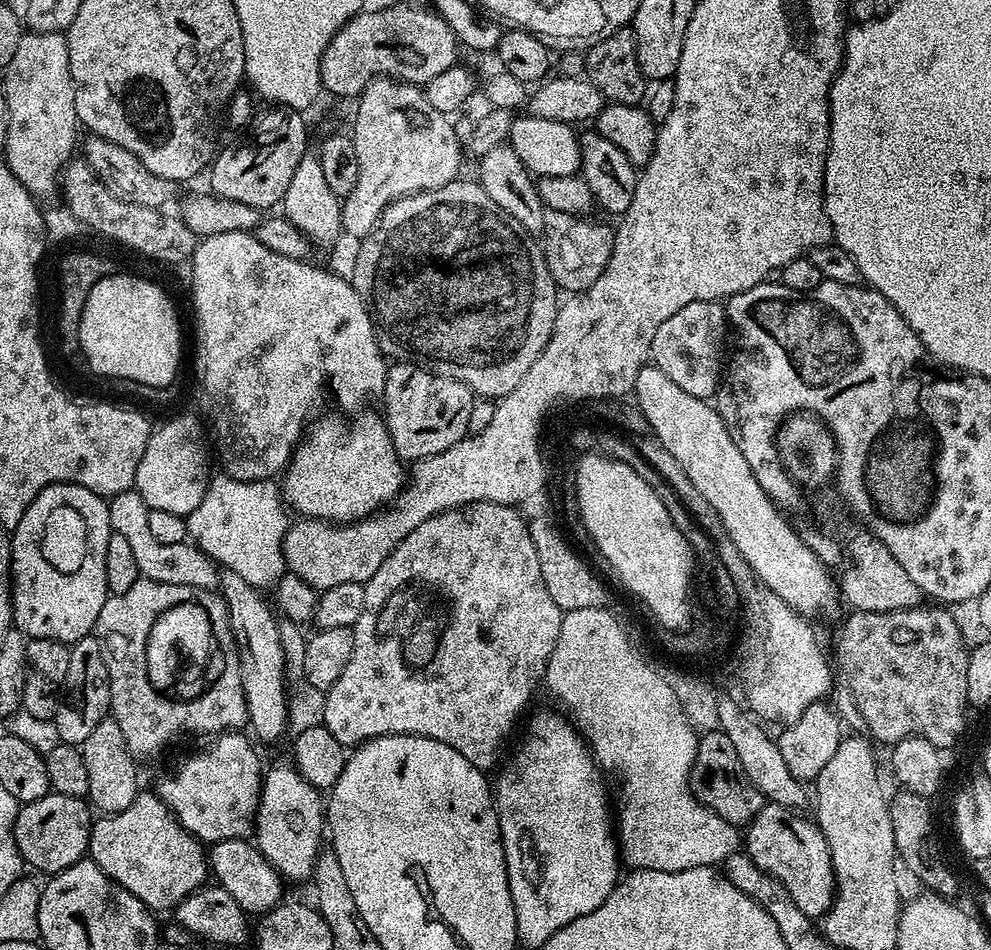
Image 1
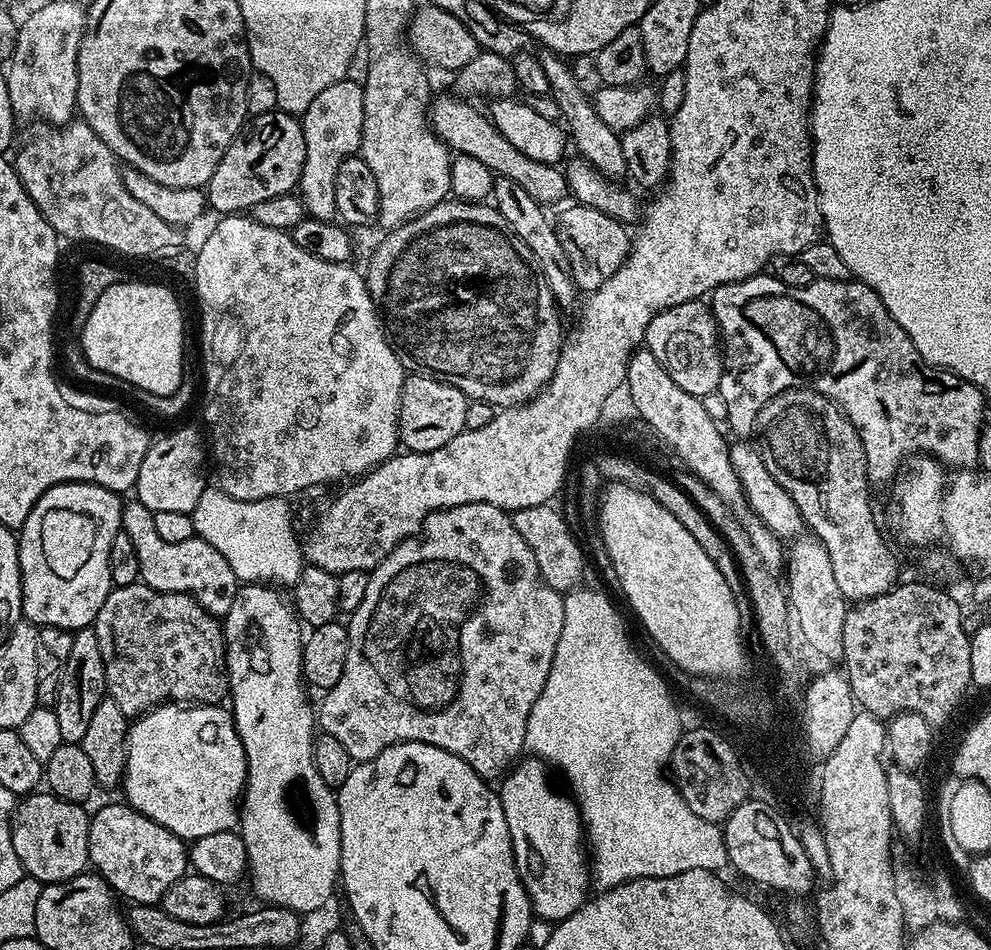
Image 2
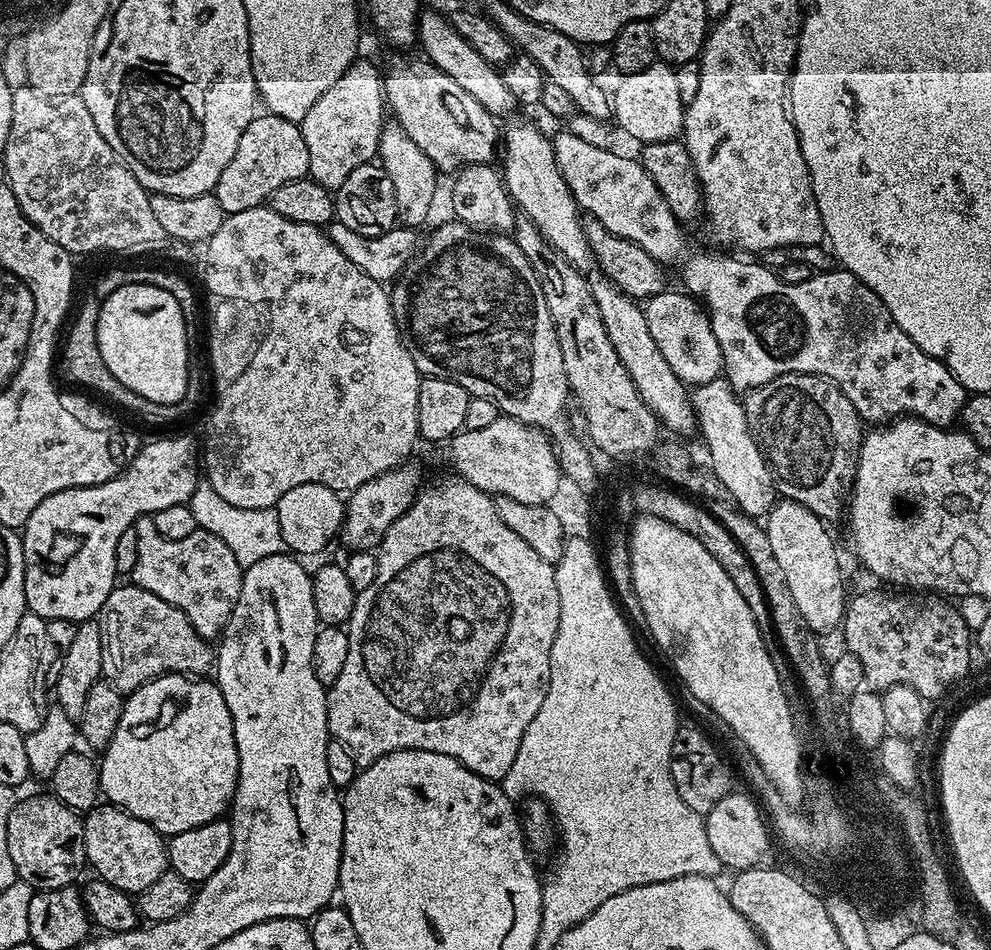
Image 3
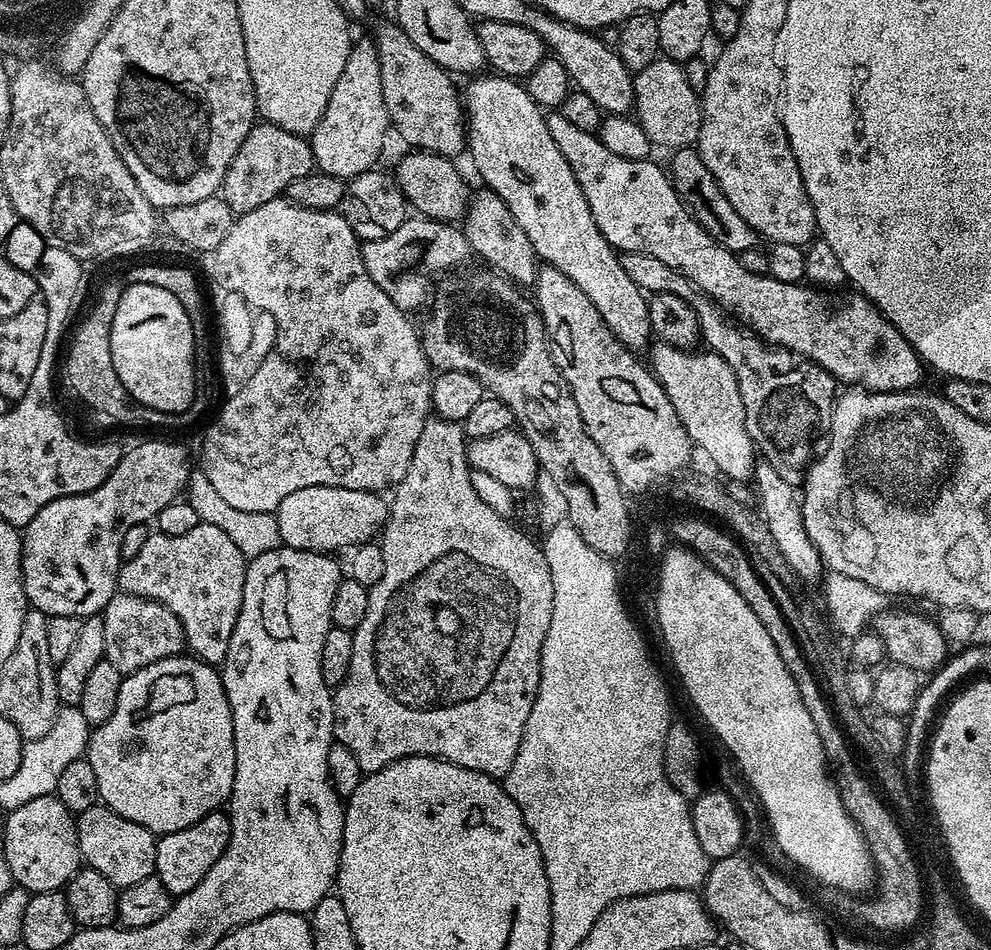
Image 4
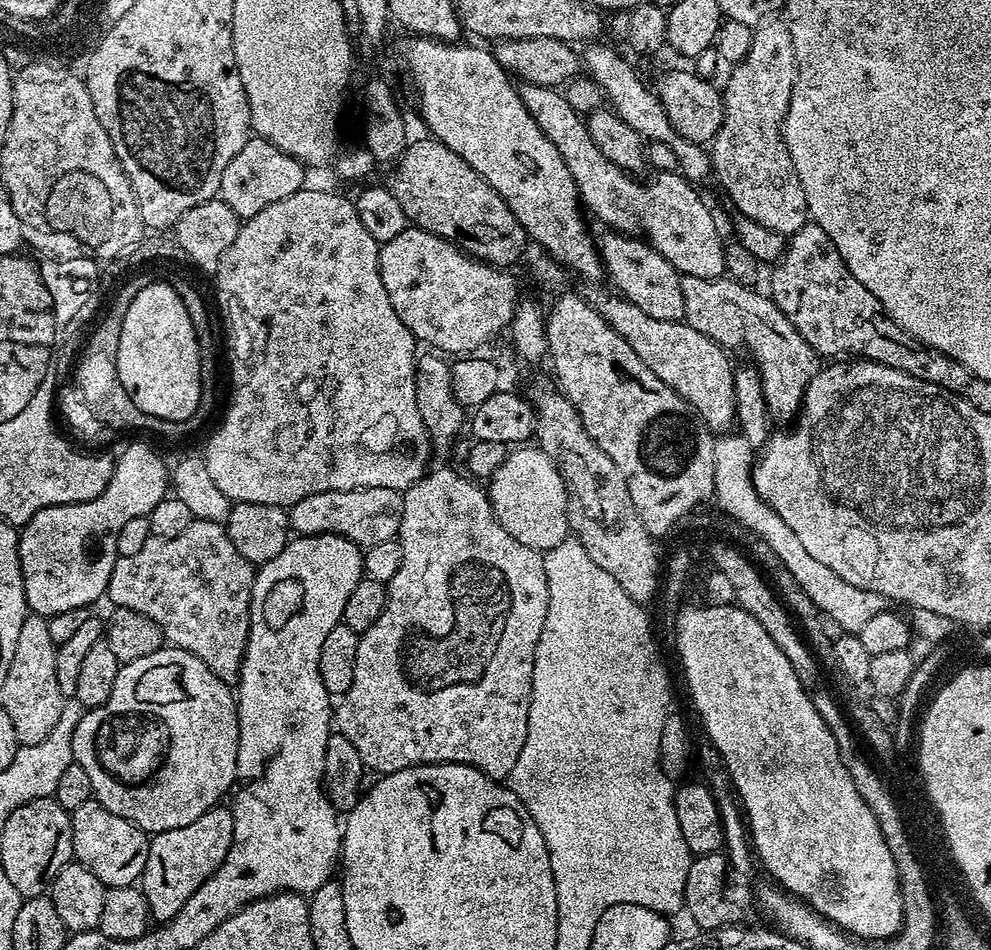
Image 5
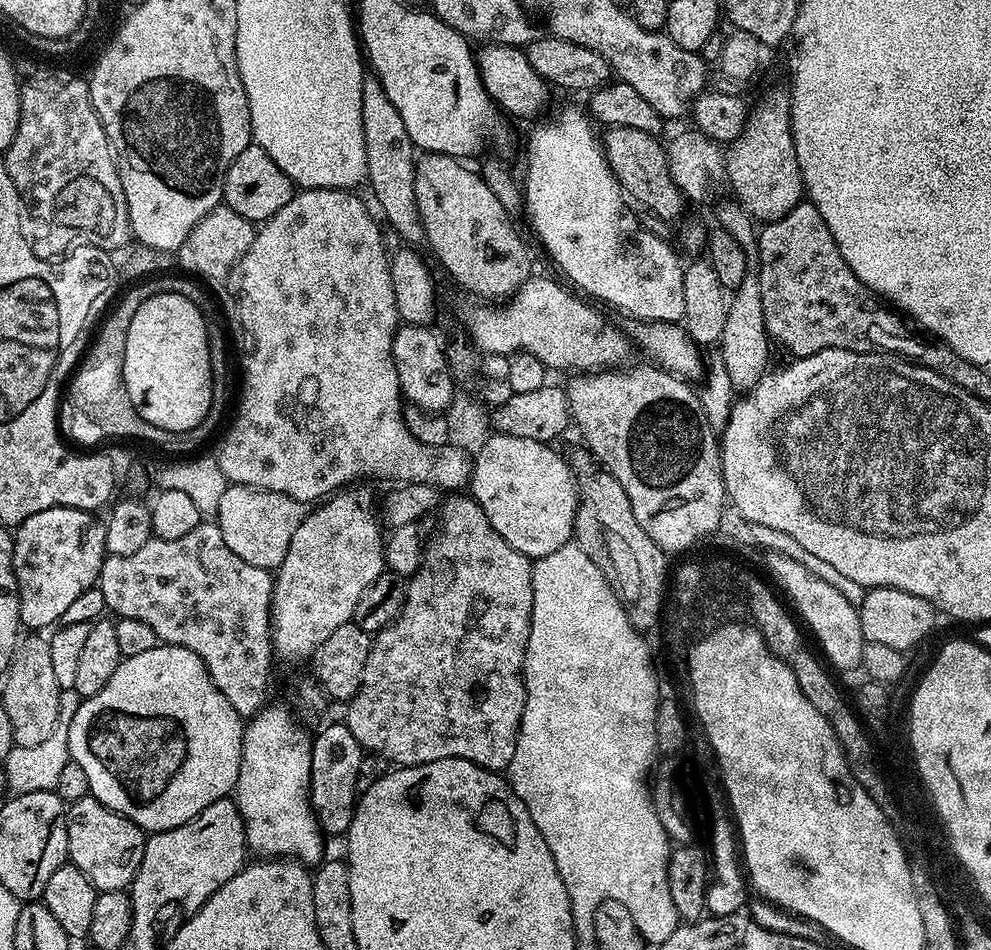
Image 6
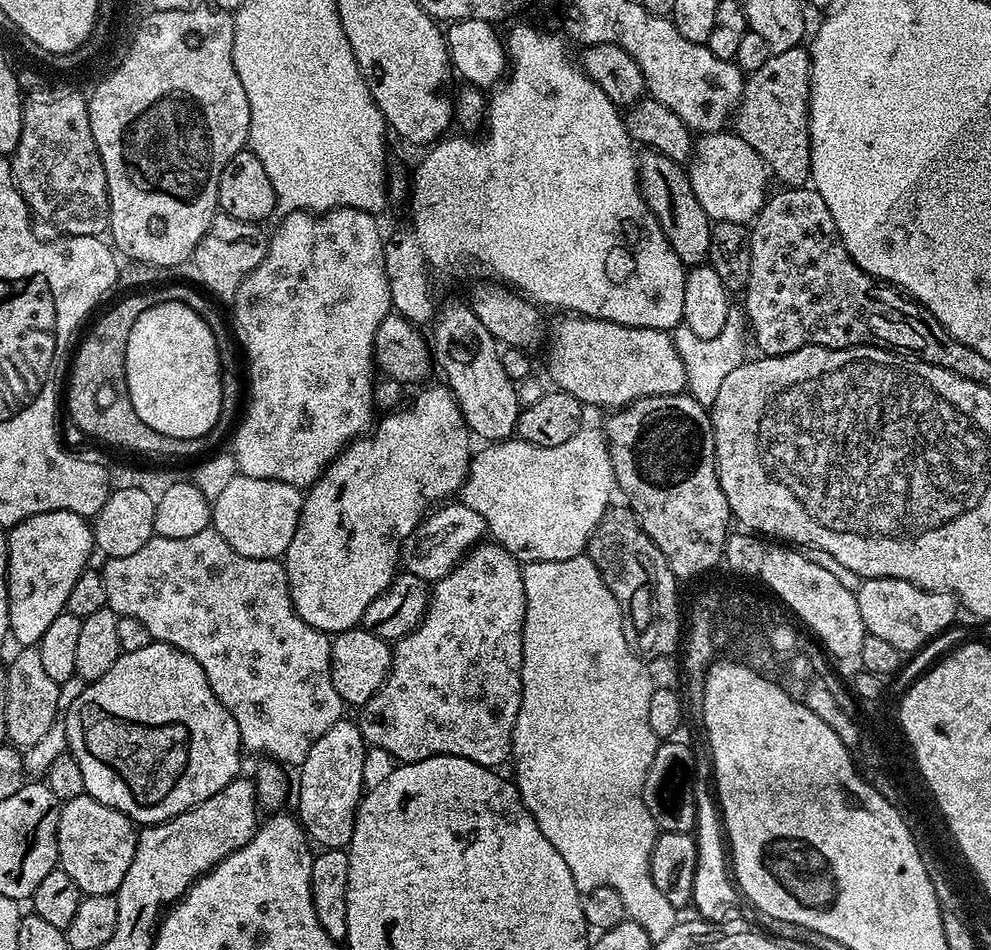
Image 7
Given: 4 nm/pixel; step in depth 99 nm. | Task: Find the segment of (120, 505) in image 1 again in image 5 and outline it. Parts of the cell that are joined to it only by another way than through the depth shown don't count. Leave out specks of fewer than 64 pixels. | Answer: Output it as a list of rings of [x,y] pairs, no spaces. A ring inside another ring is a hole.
[[[194,518],[190,526],[186,526],[186,530],[182,530],[182,534],[177,534],[175,538],[153,535],[135,554],[117,556],[110,574],[106,600],[116,608],[134,610],[153,620],[169,645],[202,658],[202,662],[206,662],[206,666],[210,666],[210,670],[214,670],[214,674],[222,678],[224,684],[232,686],[237,683],[248,641],[255,577],[256,568],[249,560],[242,558],[242,554],[238,554],[223,523]]]

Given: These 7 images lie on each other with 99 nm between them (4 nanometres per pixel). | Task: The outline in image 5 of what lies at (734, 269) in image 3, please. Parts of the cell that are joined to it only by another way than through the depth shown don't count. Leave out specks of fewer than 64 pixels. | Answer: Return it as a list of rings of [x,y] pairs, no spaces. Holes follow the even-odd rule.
[[[521,83],[518,91],[526,110],[530,112],[530,118],[534,118],[534,122],[538,122],[542,134],[546,134],[546,138],[550,138],[550,142],[554,142],[554,146],[558,146],[558,154],[562,154],[562,162],[566,162],[566,166],[574,178],[583,207],[589,213],[592,211],[605,224],[603,226],[605,229],[625,234],[639,234],[652,245],[654,250],[658,250],[658,254],[662,254],[662,258],[666,258],[666,262],[673,264],[681,276],[713,280],[716,276],[725,275],[724,244],[716,237],[716,220],[712,217],[707,202],[700,197],[701,189],[697,185],[691,184],[676,170],[657,171],[652,174],[656,176],[650,177],[649,180],[636,180],[640,178],[614,166],[614,162],[610,162],[606,158],[606,154],[602,154],[602,150],[598,150],[598,146],[594,146],[588,133],[587,123],[582,119],[581,113],[573,110],[570,102],[566,102],[560,88]]]

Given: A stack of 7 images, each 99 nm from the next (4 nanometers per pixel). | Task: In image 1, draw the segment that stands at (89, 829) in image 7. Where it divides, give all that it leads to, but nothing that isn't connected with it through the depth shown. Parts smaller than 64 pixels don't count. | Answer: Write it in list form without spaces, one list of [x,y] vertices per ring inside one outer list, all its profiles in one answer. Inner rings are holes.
[[[141,790],[137,792],[134,802],[126,806],[126,810],[104,814],[93,819],[88,856],[95,860],[96,865],[110,879],[121,884],[126,890],[130,890],[134,898],[138,898],[145,906],[153,910],[175,909],[177,904],[181,904],[191,892],[198,890],[210,876],[205,845],[178,823],[172,809],[155,791]]]

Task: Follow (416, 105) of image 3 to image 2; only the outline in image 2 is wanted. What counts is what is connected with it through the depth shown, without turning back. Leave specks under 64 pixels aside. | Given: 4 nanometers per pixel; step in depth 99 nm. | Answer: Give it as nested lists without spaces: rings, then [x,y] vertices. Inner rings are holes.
[[[459,95],[440,96],[431,101],[430,123],[433,132],[442,143],[448,145],[453,153],[470,155],[488,166],[497,177],[505,176],[522,186],[530,198],[534,198],[541,206],[556,204],[565,195],[569,195],[568,180],[563,171],[555,164],[534,162],[534,158],[526,158],[518,146],[510,146],[506,138],[492,125],[491,119],[483,111],[475,108],[475,103],[461,98]]]

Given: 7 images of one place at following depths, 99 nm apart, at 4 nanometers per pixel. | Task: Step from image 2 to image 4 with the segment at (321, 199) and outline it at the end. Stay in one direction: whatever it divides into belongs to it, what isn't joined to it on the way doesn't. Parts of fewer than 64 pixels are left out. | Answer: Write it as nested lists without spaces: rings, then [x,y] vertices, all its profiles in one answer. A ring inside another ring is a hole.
[[[357,39],[346,58],[346,66],[342,66],[342,74],[338,74],[338,82],[330,94],[330,102],[326,102],[326,110],[318,126],[310,134],[315,167],[345,182],[352,181],[363,172],[375,169],[380,164],[378,163],[380,151],[384,148],[384,131],[389,131],[389,128],[386,102],[382,98],[382,70],[380,60],[376,57],[376,45],[371,39]]]

